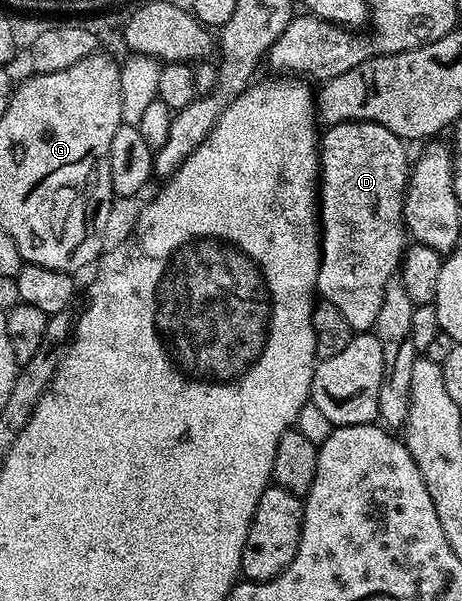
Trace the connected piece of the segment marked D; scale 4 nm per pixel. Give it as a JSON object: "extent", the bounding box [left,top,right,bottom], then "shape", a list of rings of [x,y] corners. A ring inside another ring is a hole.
{"extent":[317,122,412,332],"shape":[[[341,122],[329,127],[320,138],[320,245],[322,247],[322,261],[318,263],[317,293],[336,308],[340,308],[344,320],[348,320],[351,331],[370,332],[376,324],[376,316],[380,316],[380,304],[384,304],[384,288],[395,281],[400,270],[403,253],[408,245],[408,233],[402,218],[402,206],[405,200],[407,179],[410,176],[412,158],[406,155],[407,143],[397,138],[388,128],[375,122]]]}

